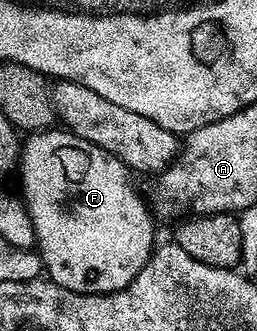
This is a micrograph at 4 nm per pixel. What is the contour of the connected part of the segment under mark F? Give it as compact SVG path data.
M67 129L56 130L29 134L23 140L18 164L18 179L20 175L20 187L24 190L22 202L36 230L35 250L51 282L77 295L109 295L138 277L152 256L156 227L143 197L132 184L133 172L120 158Z

